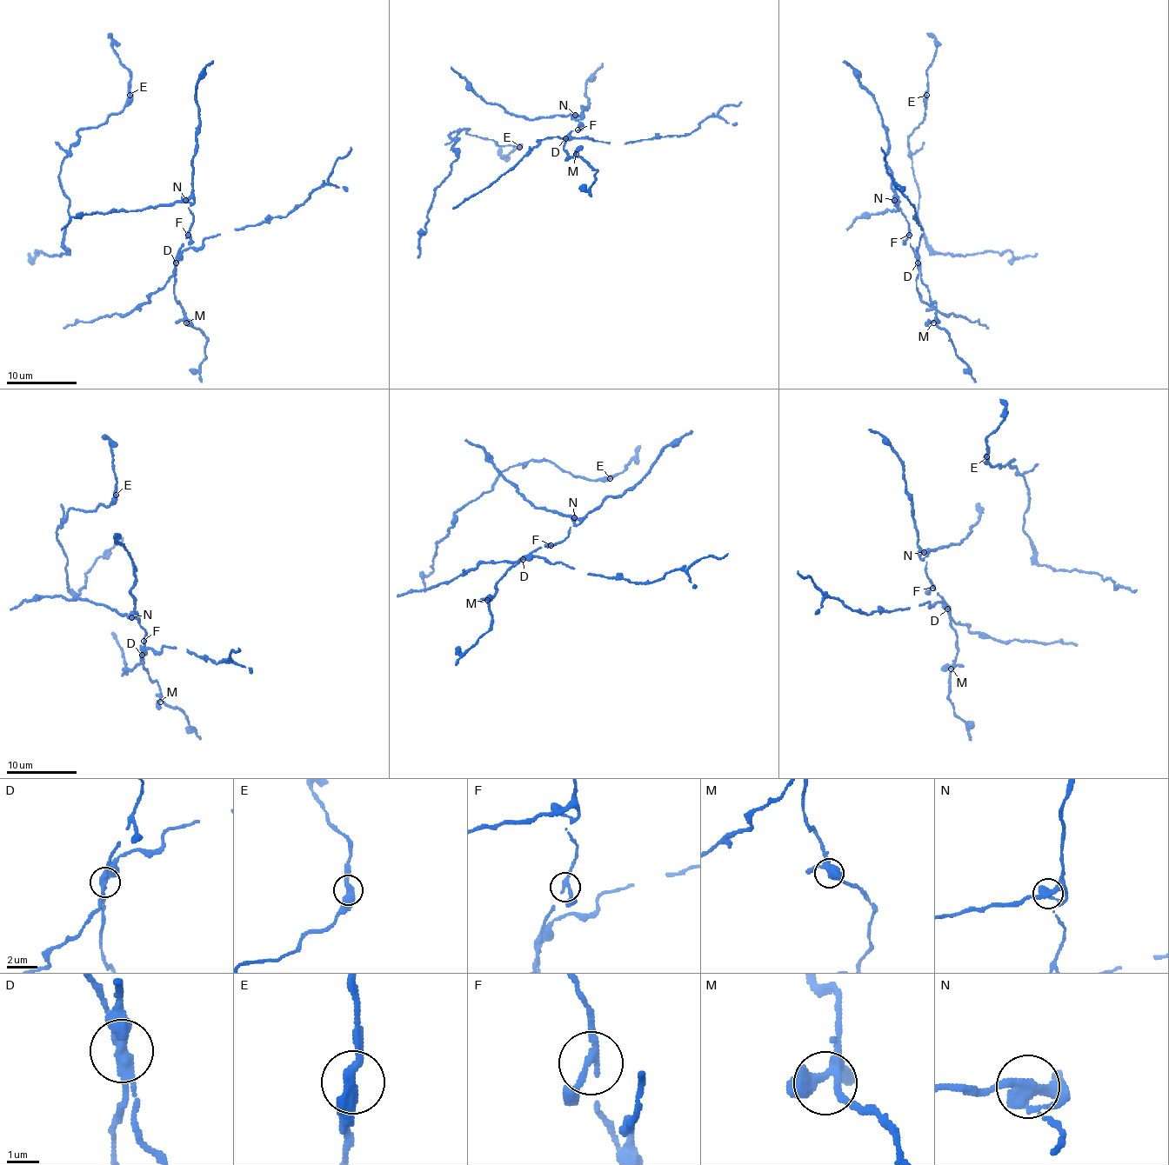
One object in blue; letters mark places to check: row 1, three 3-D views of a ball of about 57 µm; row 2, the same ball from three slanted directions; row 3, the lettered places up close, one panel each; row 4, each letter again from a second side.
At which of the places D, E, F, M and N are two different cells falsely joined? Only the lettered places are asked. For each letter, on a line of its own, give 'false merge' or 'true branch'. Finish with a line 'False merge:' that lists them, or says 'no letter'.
D: false merge
E: true branch
F: true branch
M: true branch
N: true branch
False merge: D

